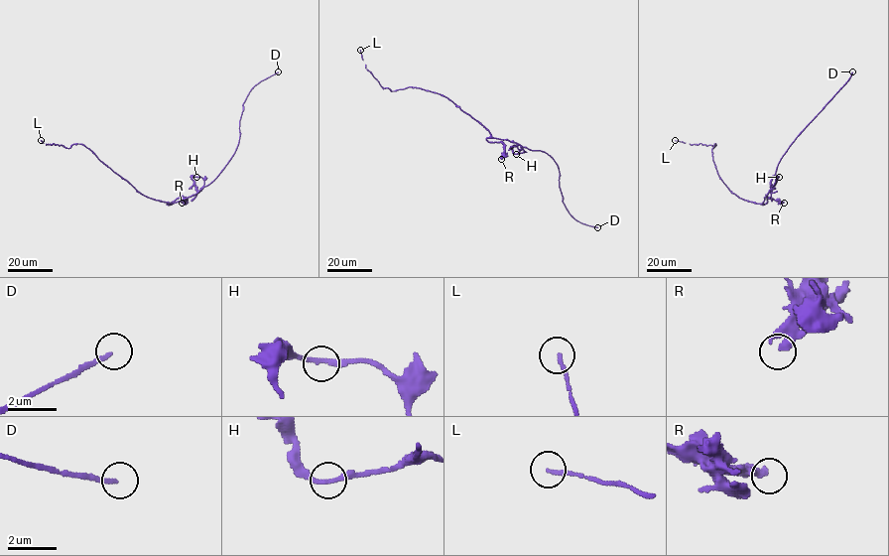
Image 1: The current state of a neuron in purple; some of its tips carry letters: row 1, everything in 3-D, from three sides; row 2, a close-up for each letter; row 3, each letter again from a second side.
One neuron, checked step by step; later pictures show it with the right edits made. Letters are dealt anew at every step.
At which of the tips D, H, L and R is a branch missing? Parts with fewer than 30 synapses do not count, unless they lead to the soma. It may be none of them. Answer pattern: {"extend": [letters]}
{"extend": ["D"]}

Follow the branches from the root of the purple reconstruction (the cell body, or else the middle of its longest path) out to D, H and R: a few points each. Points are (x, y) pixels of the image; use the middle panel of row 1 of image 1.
D: (498, 138), (549, 155), (559, 168), (563, 202), (569, 212), (578, 221), (597, 227)
H: (498, 138), (515, 142), (517, 144), (512, 149), (516, 154)
R: (498, 138), (486, 139), (503, 144), (501, 159)

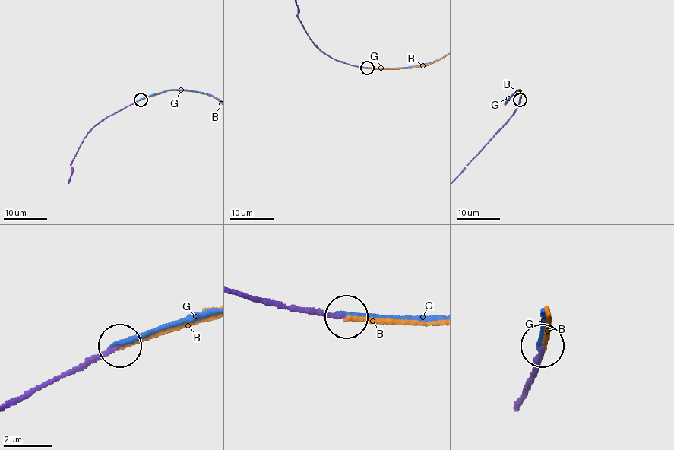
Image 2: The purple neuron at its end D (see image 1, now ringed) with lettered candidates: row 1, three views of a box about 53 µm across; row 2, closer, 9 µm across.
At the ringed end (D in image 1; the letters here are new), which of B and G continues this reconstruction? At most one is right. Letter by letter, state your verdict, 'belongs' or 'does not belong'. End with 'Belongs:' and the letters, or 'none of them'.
B: belongs
G: does not belong
Belongs: B

